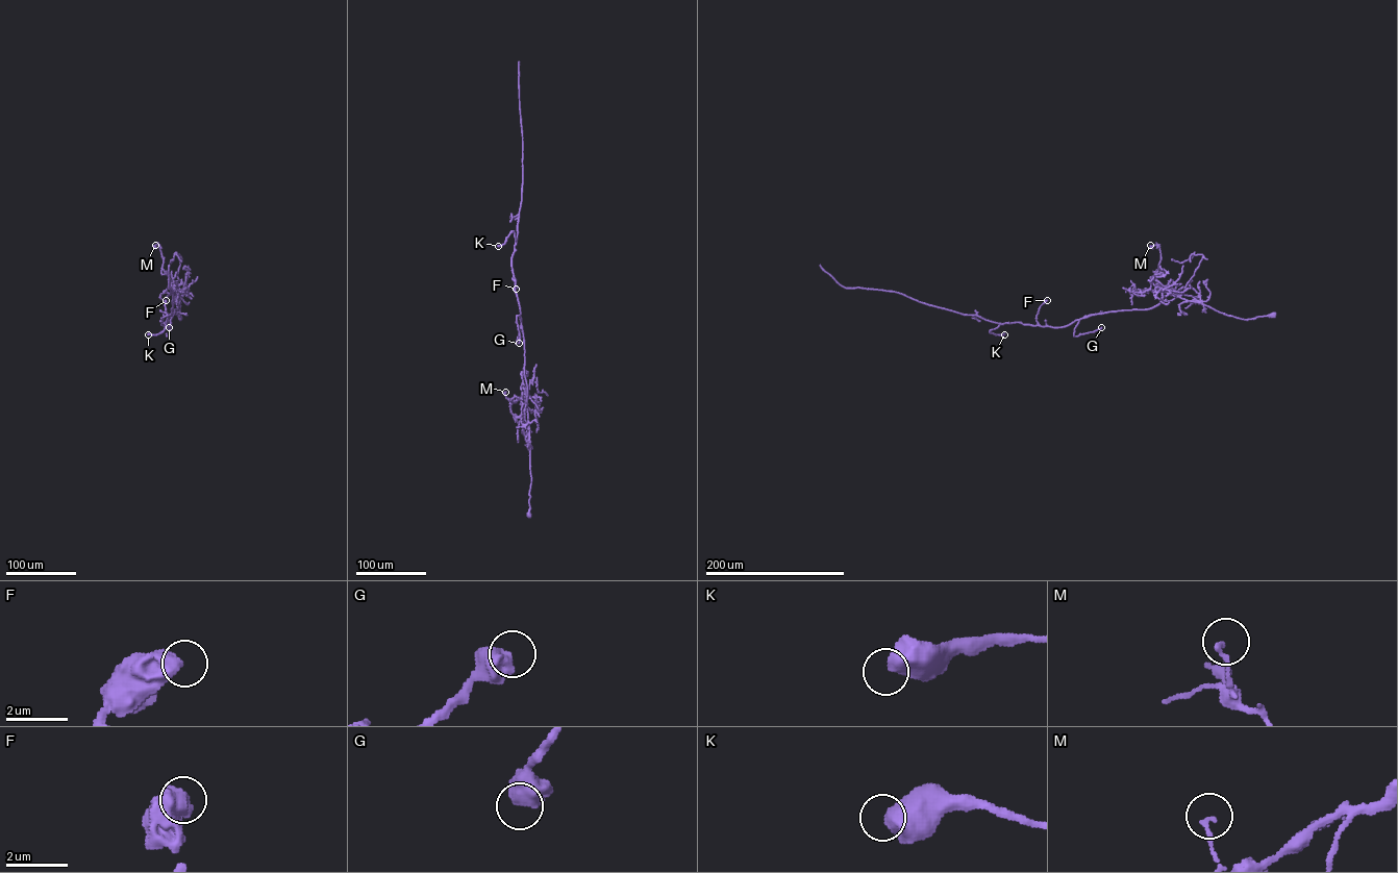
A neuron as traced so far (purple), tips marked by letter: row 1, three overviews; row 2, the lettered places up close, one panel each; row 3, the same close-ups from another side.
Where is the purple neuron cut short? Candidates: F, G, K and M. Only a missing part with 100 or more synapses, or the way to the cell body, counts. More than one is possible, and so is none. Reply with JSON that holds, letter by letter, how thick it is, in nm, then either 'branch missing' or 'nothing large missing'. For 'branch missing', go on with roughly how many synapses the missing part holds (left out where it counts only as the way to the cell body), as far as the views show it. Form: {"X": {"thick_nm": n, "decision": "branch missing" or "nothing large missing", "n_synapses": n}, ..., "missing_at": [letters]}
{"F": {"thick_nm": 600, "decision": "nothing large missing"}, "G": {"thick_nm": 700, "decision": "nothing large missing"}, "K": {"thick_nm": 700, "decision": "nothing large missing"}, "M": {"thick_nm": 130, "decision": "nothing large missing"}, "missing_at": []}

